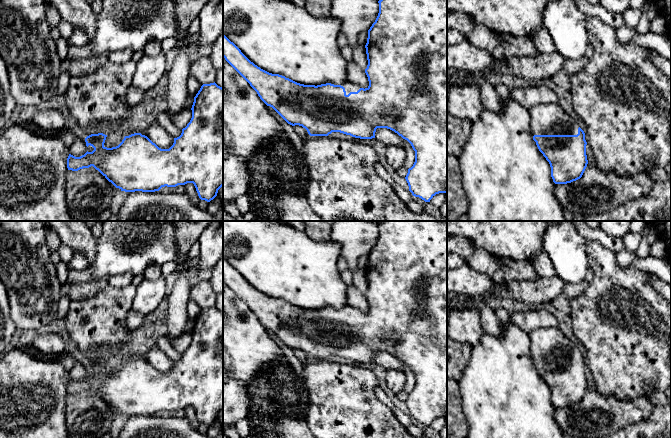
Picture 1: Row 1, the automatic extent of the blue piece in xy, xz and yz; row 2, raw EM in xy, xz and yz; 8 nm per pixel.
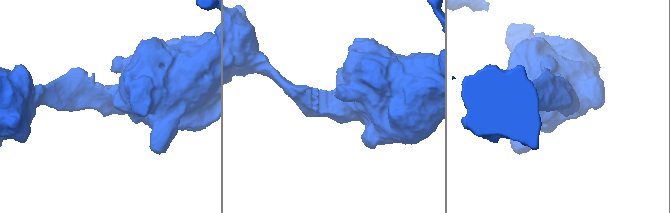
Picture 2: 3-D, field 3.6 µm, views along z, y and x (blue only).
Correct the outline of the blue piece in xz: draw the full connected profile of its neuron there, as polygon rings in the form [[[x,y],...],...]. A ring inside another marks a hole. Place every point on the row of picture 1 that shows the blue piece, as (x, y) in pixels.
[[[379,0],[379,13],[368,30],[367,43],[365,45],[368,65],[365,73],[369,86],[360,88],[357,84],[346,81],[342,85],[331,83],[321,85],[304,85],[297,83],[285,76],[269,73],[251,62],[241,50],[223,34],[223,57],[225,60],[250,84],[257,92],[260,99],[272,107],[288,124],[299,125],[305,128],[310,136],[328,136],[332,132],[340,132],[360,139],[375,138],[377,128],[387,128],[403,139],[407,140],[415,151],[415,162],[405,177],[409,191],[413,196],[419,197],[425,202],[439,193],[447,193],[447,0]]]

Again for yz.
[[[559,103],[540,104],[530,109],[530,131],[539,151],[551,167],[555,184],[567,184],[580,179],[587,167],[585,133]]]

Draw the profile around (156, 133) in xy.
[[[158,123],[149,125],[146,136],[161,149],[169,149],[174,138]]]

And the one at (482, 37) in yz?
[[[484,24],[474,25],[468,41],[475,47],[492,53],[498,45],[497,35]]]

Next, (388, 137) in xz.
[[[377,128],[375,138],[384,143],[386,146],[404,147],[402,137],[387,128]]]

